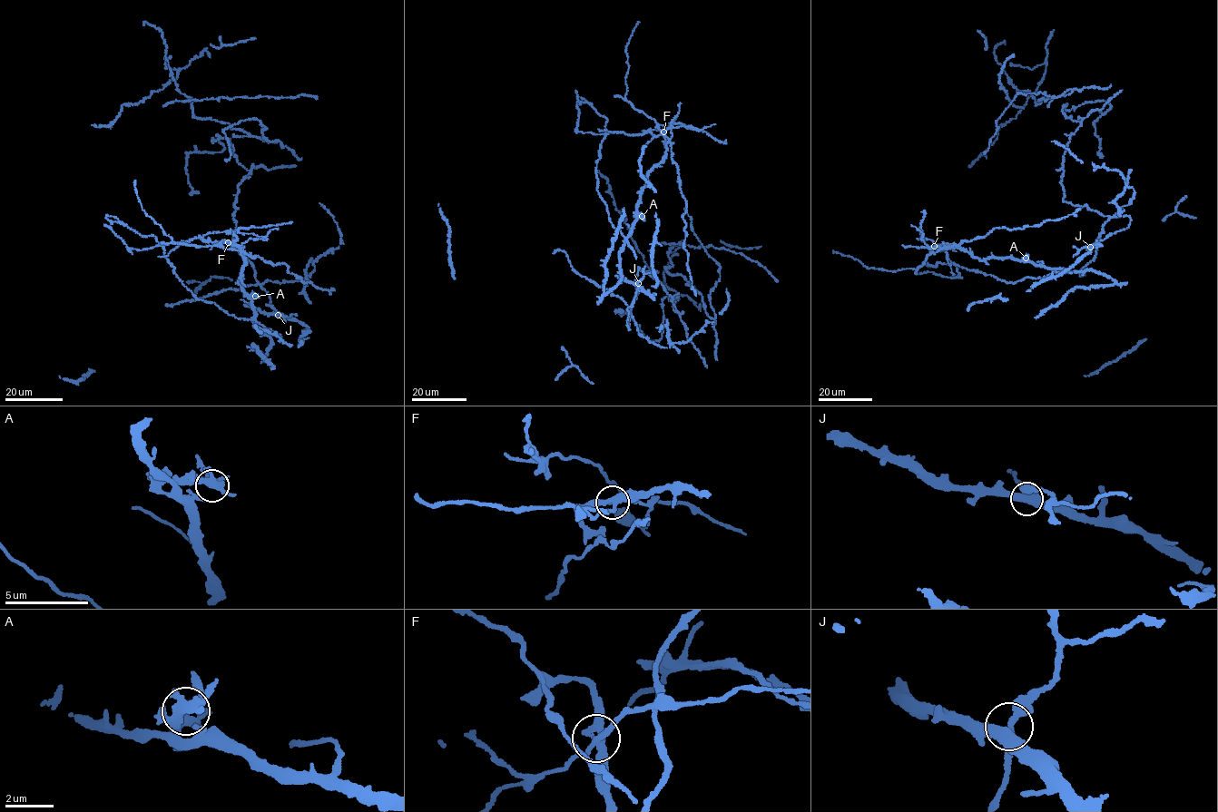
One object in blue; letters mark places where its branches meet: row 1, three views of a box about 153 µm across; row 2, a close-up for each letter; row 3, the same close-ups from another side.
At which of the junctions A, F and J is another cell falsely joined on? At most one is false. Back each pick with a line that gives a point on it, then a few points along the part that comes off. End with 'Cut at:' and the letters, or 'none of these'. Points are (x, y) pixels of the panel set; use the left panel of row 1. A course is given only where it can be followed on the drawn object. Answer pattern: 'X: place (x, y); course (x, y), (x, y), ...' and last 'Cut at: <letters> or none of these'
F: place (228, 242); course (227, 242), (196, 237), (164, 245), (164, 254), (197, 299), (213, 303), (238, 318), (256, 321), (282, 337)
Cut at: F

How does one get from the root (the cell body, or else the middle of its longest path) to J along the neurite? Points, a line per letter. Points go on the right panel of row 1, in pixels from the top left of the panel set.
J: (1064, 190), (1064, 201), (1085, 205), (1105, 216), (1130, 218), (1126, 229), (1111, 233), (1090, 247)

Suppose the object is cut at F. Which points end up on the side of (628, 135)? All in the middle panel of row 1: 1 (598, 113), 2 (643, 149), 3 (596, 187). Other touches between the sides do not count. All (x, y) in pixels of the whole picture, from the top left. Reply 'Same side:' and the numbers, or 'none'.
Same side: 1, 3

